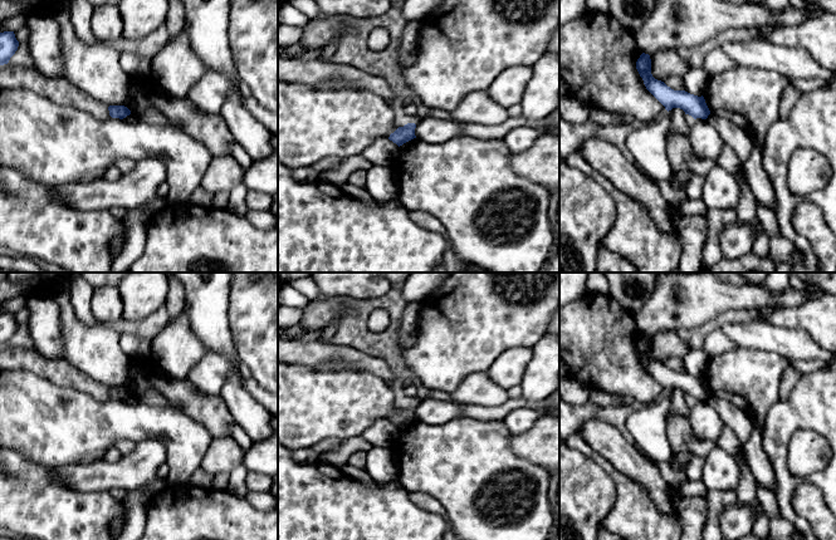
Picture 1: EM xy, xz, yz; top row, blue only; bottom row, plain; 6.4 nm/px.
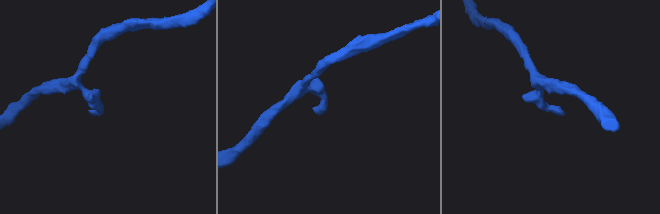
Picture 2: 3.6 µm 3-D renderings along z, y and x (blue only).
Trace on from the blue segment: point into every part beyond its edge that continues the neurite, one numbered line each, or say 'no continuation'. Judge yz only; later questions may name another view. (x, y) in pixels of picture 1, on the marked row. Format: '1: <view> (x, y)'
no continuation

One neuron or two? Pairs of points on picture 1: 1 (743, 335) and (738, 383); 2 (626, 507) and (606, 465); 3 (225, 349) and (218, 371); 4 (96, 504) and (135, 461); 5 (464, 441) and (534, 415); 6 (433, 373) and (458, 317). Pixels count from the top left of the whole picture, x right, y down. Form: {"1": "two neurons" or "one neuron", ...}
{"1": "two neurons", "2": "one neuron", "3": "two neurons", "4": "two neurons", "5": "two neurons", "6": "one neuron"}

